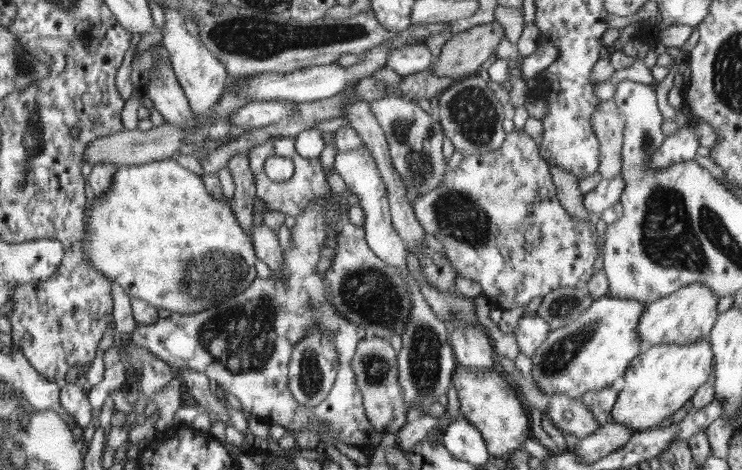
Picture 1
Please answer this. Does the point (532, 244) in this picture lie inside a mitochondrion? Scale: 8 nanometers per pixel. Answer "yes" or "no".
no

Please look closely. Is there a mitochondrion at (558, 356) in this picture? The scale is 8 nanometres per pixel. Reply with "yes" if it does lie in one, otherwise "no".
yes

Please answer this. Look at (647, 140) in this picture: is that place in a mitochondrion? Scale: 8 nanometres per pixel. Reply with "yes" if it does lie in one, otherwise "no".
yes

